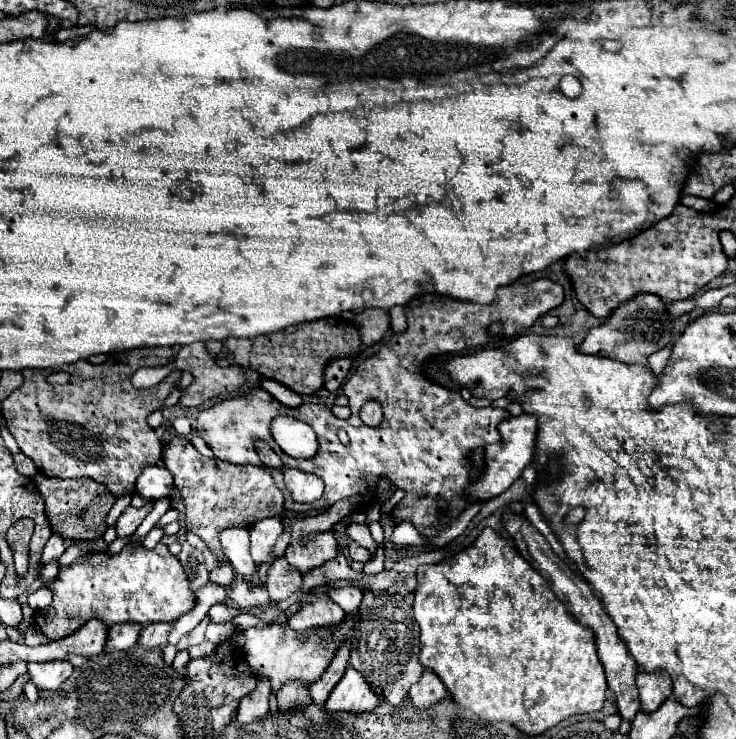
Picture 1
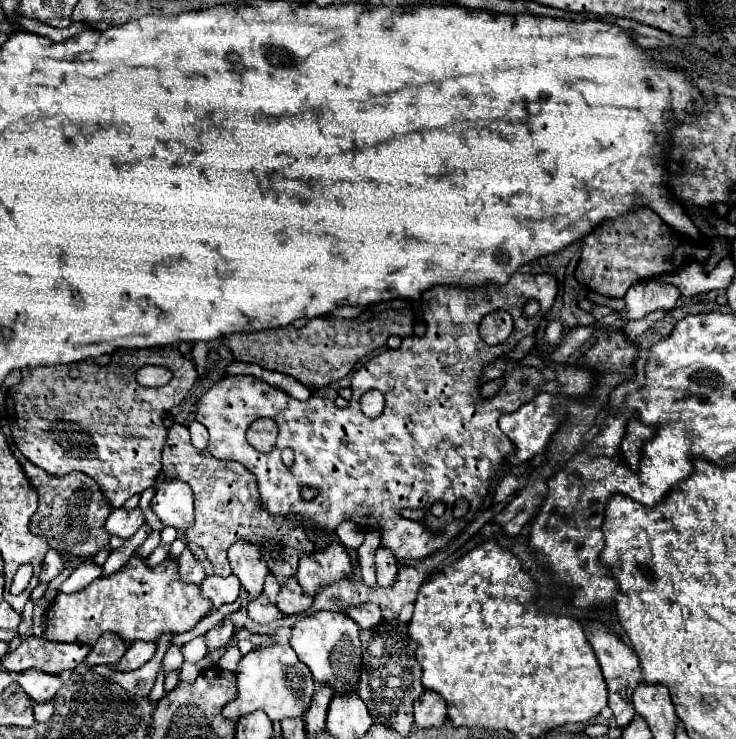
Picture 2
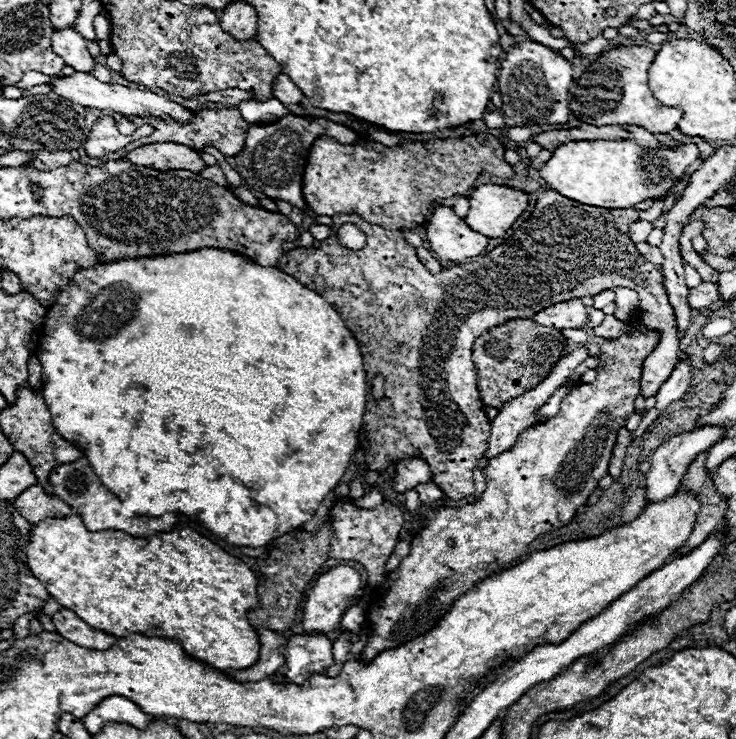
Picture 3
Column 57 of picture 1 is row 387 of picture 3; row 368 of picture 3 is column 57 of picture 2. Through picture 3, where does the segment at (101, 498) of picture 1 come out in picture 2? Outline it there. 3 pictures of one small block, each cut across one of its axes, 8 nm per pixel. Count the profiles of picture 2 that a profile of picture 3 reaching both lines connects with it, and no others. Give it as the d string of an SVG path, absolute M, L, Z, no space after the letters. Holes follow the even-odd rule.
M32 462L24 464L24 472L38 492L38 512L30 520L32 534L46 536L52 550L62 556L94 556L98 550L108 546L110 534L104 530L104 522L110 516L112 506L90 476L78 472L54 476Z

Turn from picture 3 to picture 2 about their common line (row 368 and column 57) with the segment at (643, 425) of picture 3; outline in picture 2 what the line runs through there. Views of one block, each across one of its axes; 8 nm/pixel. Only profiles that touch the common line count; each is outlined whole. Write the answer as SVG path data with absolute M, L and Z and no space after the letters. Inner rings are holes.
M30 668L18 674L16 682L22 686L22 690L34 700L34 702L50 702L56 694L56 690L62 686L60 674L46 674L42 670Z

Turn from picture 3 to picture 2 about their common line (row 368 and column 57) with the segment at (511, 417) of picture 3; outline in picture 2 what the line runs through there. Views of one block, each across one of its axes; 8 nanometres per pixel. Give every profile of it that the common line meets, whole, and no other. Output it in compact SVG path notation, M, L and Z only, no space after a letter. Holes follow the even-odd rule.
M48 550L44 556L44 564L42 564L42 572L40 572L40 582L50 582L54 580L64 568L64 560L58 552Z

